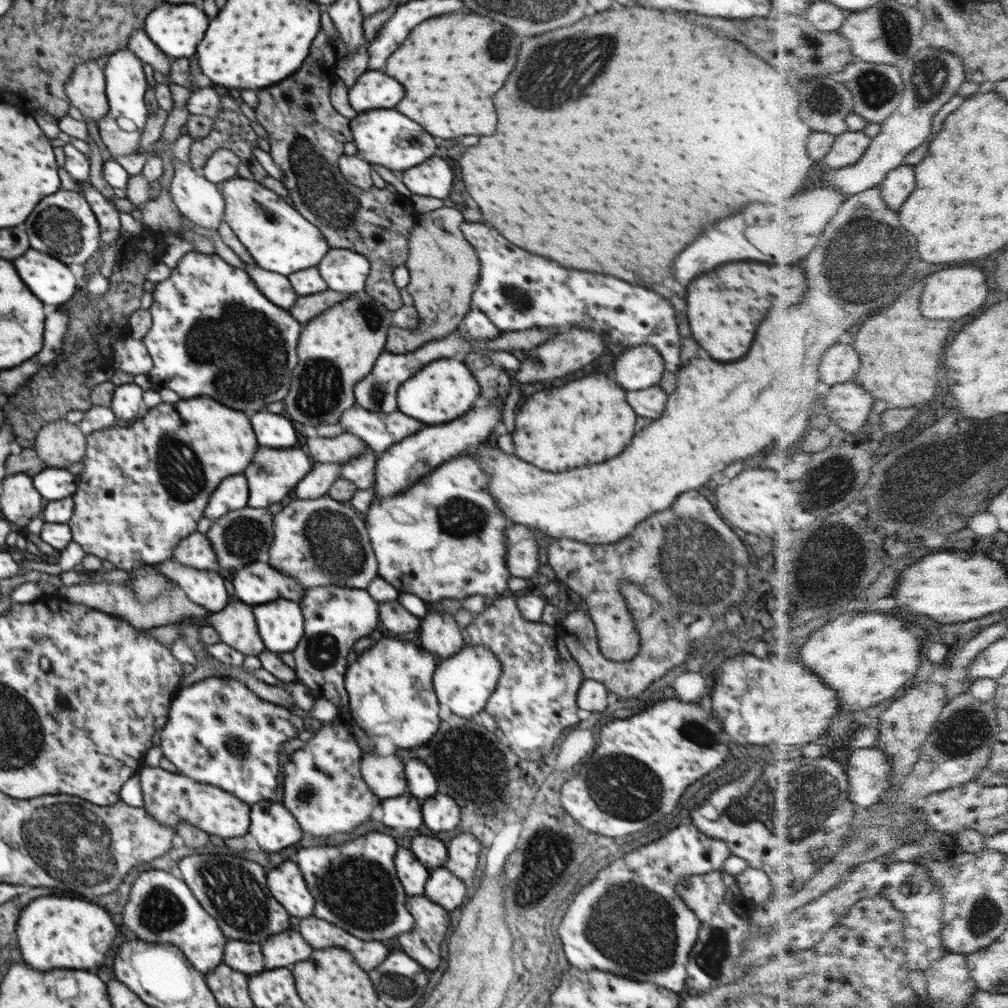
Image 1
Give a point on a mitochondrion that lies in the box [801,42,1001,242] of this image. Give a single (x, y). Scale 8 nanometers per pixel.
(930, 78)

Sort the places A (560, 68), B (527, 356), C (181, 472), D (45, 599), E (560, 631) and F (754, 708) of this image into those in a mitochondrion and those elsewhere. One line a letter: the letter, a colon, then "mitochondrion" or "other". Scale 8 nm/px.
A: mitochondrion
B: other
C: mitochondrion
D: other
E: other
F: other

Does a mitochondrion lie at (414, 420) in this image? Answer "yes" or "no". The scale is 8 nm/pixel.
no

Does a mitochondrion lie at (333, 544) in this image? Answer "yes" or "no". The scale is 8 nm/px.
yes

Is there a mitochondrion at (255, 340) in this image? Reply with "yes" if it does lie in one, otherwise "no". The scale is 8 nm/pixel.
yes

